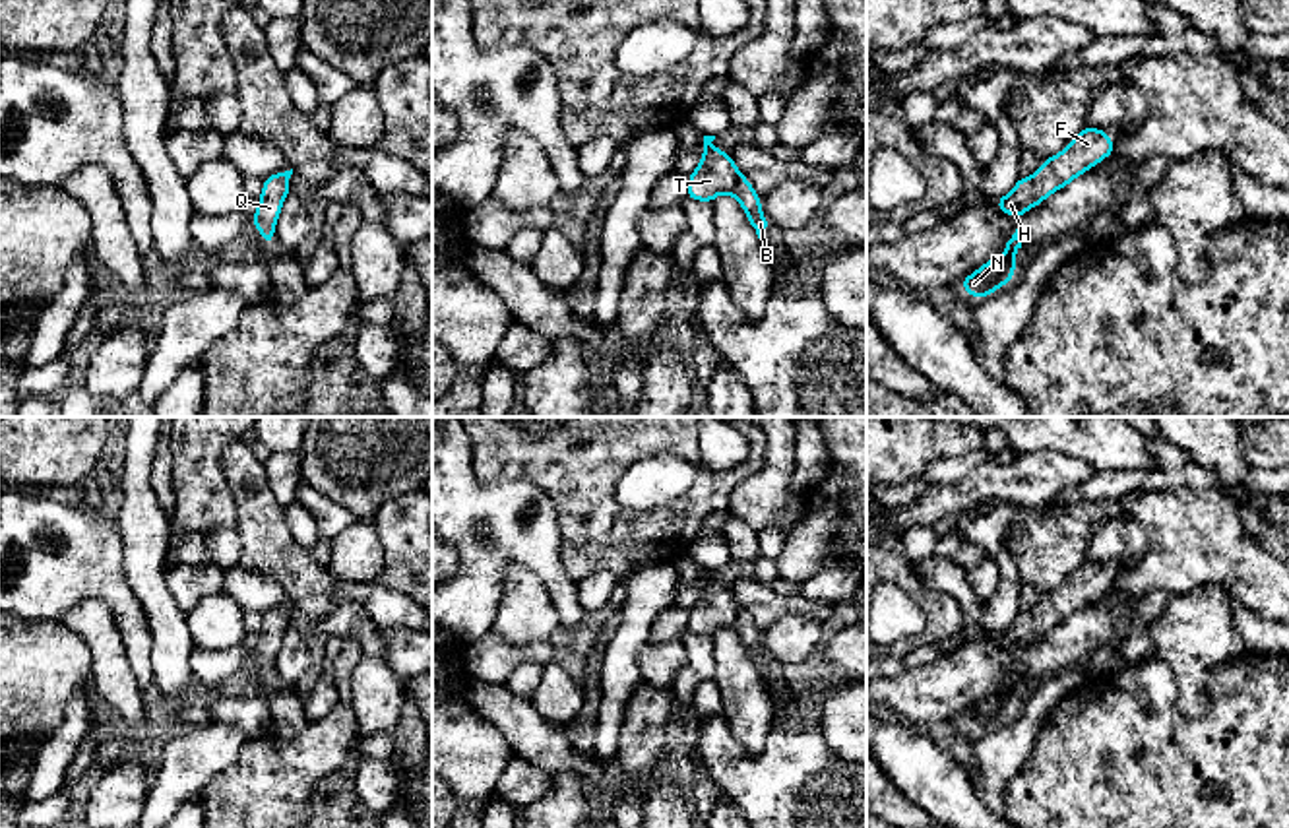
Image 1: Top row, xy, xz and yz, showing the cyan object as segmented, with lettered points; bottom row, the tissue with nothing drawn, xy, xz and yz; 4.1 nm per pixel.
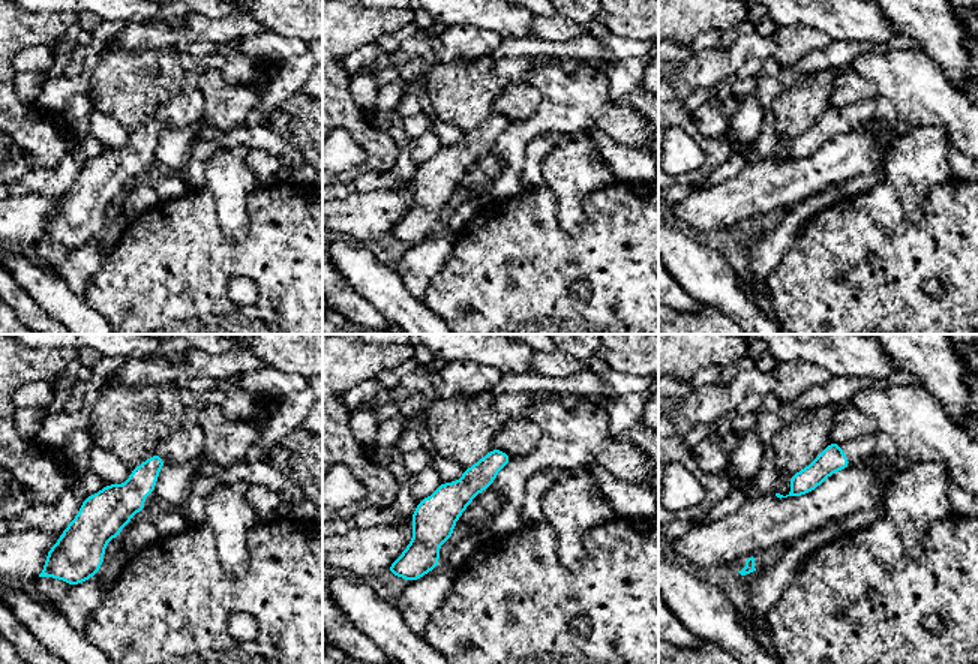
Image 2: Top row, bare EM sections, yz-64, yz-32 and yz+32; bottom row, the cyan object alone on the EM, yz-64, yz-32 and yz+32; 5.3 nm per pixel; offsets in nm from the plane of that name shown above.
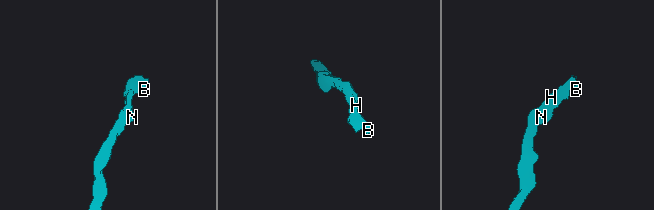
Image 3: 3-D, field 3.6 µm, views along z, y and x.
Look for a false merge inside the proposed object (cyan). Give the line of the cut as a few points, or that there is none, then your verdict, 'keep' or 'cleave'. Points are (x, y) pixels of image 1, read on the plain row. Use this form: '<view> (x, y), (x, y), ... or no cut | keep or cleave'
no cut | keep

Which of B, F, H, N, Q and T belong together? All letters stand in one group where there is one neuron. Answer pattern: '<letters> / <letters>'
B F H N Q T

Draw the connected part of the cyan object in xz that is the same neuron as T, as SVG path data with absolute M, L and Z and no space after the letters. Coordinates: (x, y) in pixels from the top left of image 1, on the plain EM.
M704 570L700 599L688 611L686 632L711 638L719 628L731 628L744 644L758 673L766 669L770 655L762 648L762 632L748 613L737 603L733 591L715 584L715 570Z

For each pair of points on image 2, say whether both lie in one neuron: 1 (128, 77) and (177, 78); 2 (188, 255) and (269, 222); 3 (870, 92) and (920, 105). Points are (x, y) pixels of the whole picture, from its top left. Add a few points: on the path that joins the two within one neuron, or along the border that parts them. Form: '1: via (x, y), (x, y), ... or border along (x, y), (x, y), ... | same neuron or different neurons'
1: via (140, 78), (165, 78) | same neuron
2: via (209, 255), (237, 255), (249, 243) | same neuron
3: border along (852, 68), (875, 86), (878, 96) | different neurons

